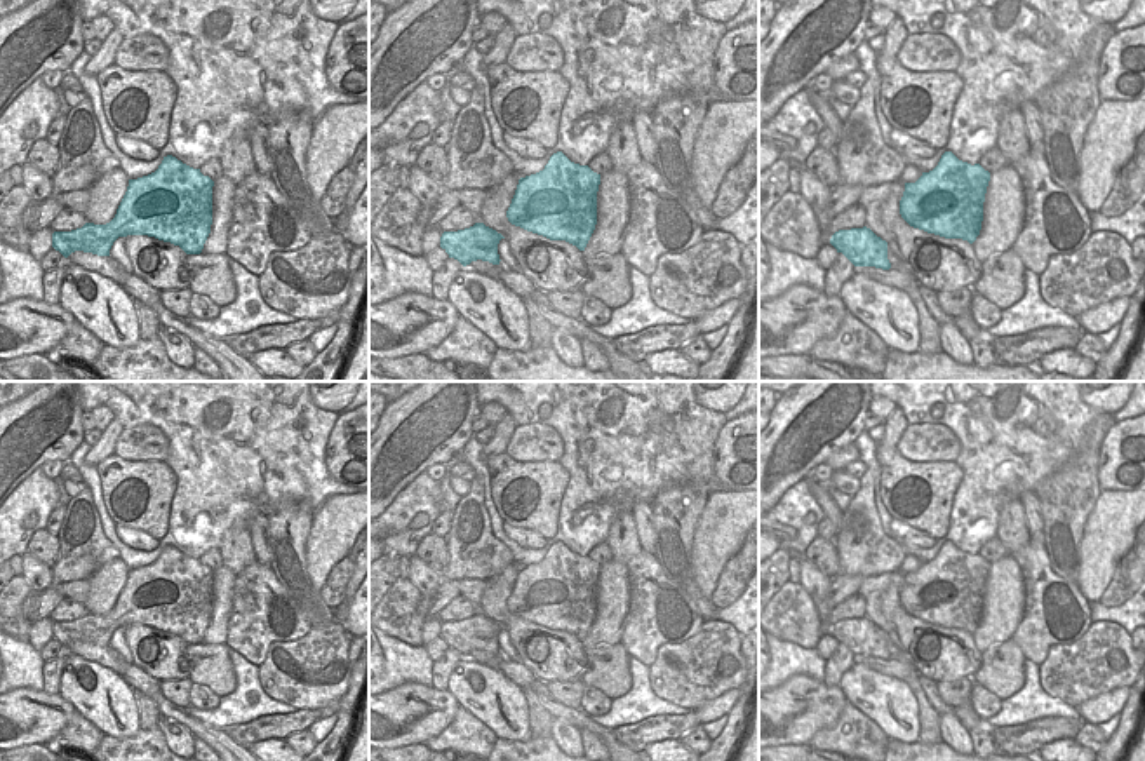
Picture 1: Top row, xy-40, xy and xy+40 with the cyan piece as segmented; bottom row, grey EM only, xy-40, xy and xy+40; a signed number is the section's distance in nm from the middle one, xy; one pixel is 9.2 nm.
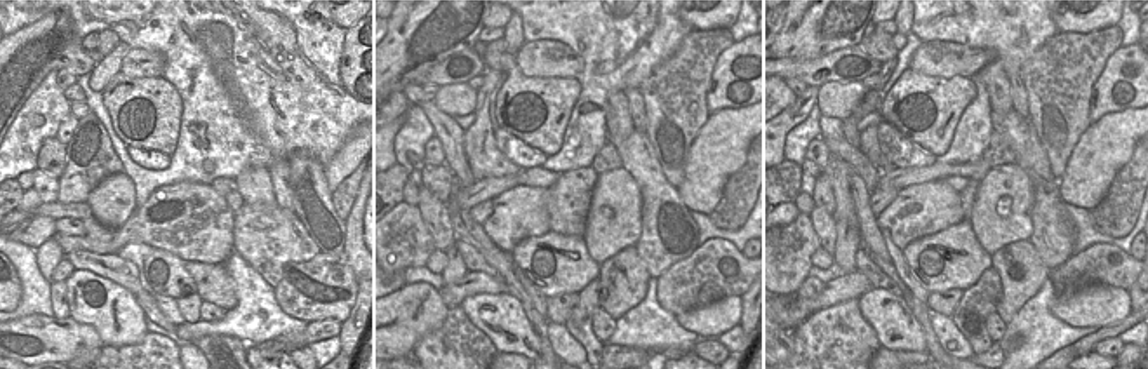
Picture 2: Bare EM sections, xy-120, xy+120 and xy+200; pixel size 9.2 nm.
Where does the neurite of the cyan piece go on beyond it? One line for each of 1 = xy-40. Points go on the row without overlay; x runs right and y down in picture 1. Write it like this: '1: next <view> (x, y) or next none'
1: next none

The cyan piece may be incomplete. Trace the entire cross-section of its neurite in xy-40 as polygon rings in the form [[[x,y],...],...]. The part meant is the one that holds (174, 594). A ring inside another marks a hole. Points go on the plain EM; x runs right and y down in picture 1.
[[[167,545],[155,562],[129,569],[127,582],[110,613],[85,613],[71,622],[54,622],[52,637],[64,648],[75,641],[110,646],[110,639],[118,627],[148,625],[179,636],[186,644],[200,644],[212,615],[212,576],[214,571],[204,566],[200,559]]]

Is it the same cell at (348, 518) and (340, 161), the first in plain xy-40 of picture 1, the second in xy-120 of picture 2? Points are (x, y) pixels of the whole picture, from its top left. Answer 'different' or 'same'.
same

